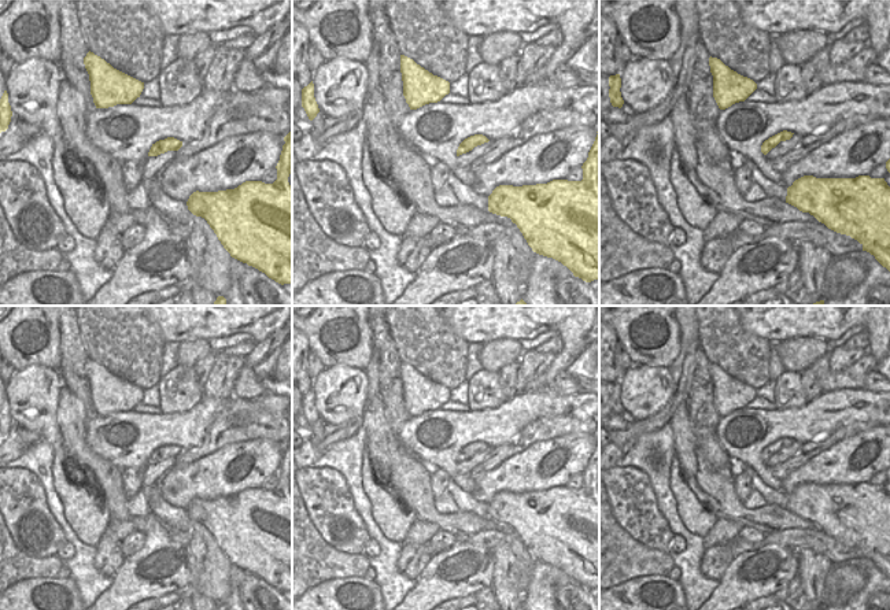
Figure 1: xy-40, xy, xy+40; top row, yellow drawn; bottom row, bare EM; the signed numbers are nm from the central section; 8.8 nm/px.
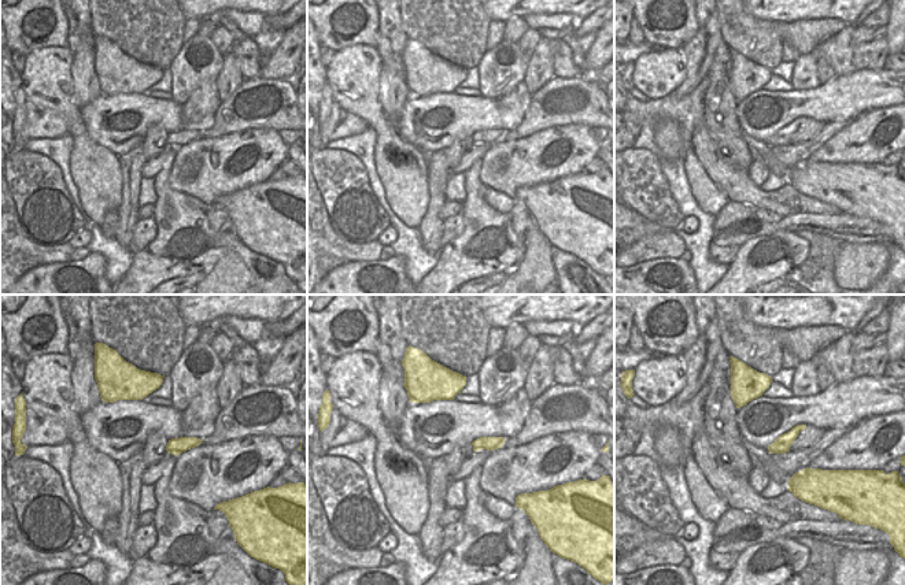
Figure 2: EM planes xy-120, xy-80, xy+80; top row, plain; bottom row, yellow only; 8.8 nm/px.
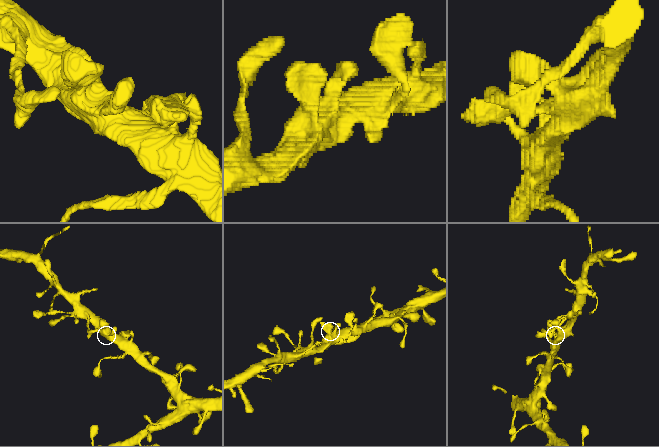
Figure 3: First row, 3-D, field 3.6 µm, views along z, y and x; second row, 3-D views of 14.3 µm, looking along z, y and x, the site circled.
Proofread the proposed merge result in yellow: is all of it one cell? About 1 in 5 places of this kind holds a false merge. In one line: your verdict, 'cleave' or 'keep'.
keep

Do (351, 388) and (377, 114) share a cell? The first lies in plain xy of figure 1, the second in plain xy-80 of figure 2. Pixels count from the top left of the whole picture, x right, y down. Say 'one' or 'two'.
one

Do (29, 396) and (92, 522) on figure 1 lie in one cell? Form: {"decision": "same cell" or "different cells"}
{"decision": "same cell"}

